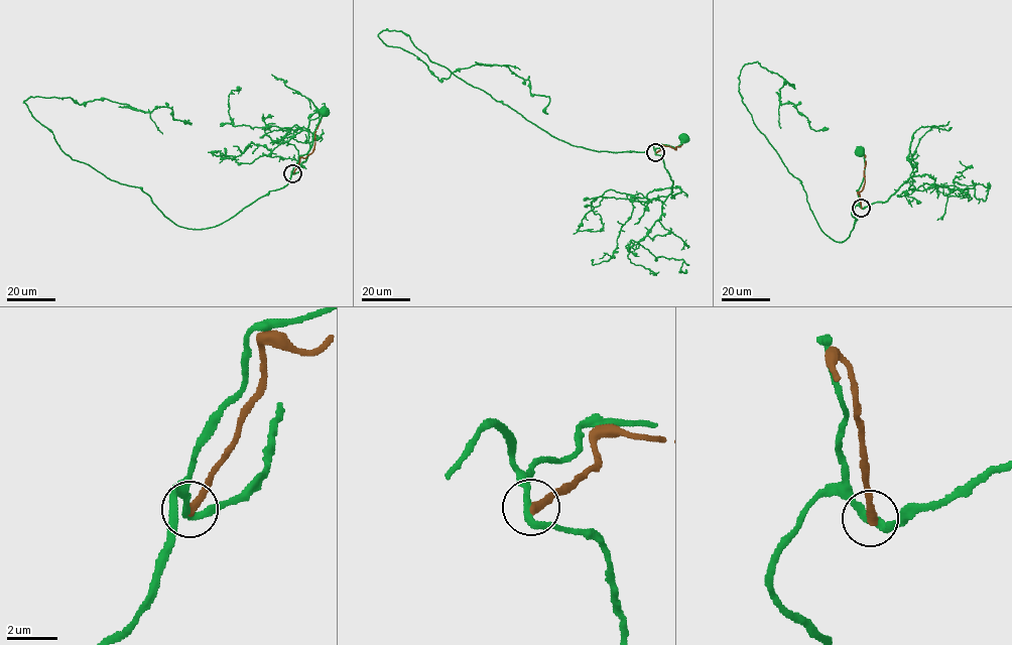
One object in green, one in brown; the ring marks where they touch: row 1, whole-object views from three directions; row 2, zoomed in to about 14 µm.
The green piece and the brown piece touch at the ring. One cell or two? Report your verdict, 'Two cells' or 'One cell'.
Two cells

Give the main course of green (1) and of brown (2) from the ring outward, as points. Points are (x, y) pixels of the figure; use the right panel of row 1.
1: (861, 208), (842, 242), (823, 231), (752, 120), (741, 70), (777, 74), (793, 86), (779, 104), (828, 128)
2: (861, 208), (858, 192), (865, 183), (865, 154)

